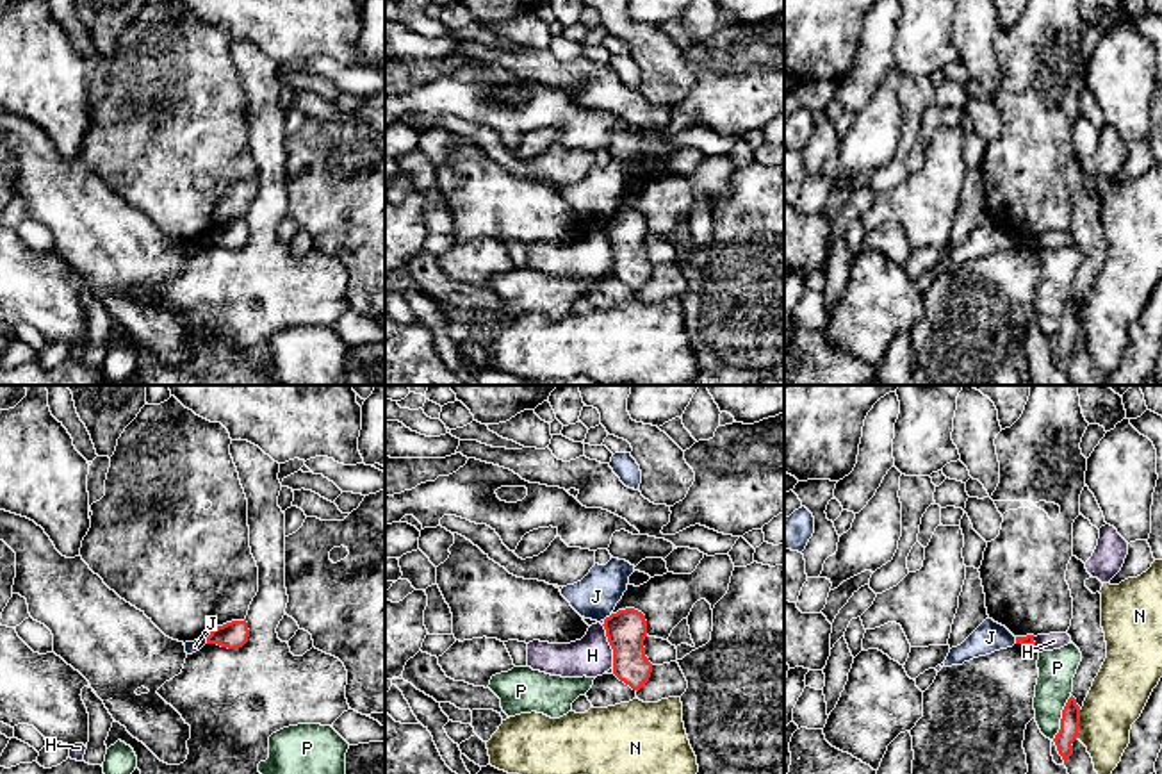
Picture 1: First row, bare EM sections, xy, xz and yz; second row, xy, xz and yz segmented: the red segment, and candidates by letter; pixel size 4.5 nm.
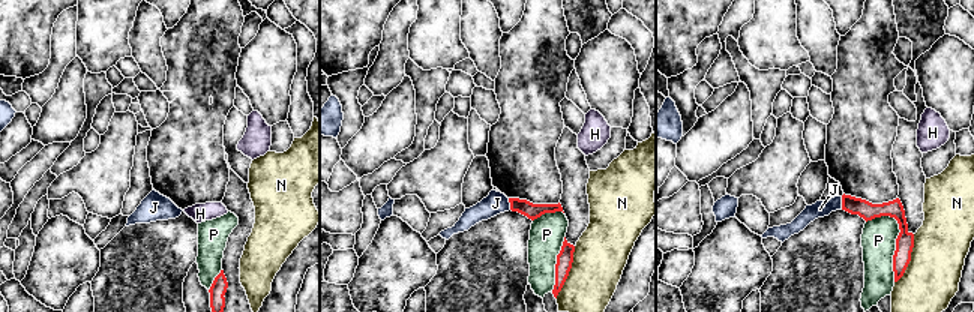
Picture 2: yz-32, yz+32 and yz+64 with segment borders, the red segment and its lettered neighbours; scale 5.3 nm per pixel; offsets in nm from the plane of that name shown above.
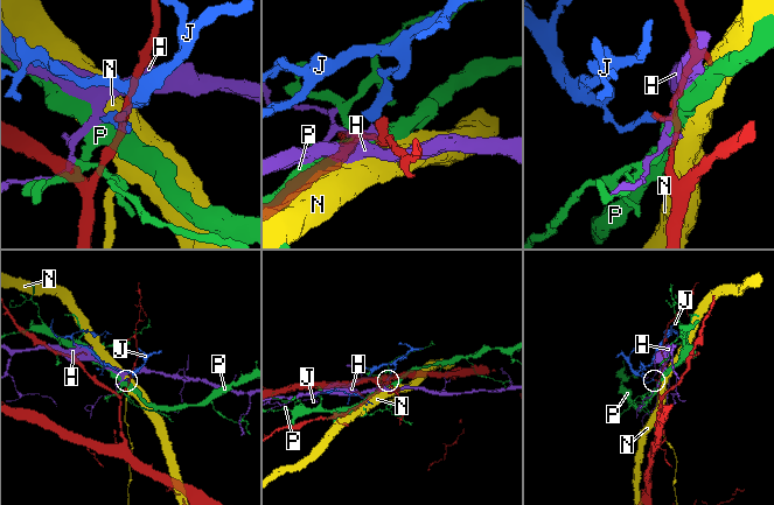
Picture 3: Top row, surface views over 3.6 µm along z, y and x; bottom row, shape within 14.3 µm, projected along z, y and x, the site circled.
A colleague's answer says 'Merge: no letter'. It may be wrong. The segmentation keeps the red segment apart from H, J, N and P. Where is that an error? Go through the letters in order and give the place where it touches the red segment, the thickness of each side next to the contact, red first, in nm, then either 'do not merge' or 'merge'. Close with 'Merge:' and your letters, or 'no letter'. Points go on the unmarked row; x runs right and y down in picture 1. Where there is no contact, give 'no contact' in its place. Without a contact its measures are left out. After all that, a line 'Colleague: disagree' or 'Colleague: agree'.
H: meets red in xz at (610, 245); 190 nm thick on the red side, 180 nm on the other; do not merge
J: meets red in xz at (606, 218); 190 nm thick on the red side, 200 nm on the other; do not merge
N: meets red in yz at (1077, 325); 90 nm thick on the red side, 260 nm on the other; do not merge
P: meets red in yz at (1063, 318); 90 nm thick on the red side, 170 nm on the other; do not merge
Merge: no letter
Colleague: agree

